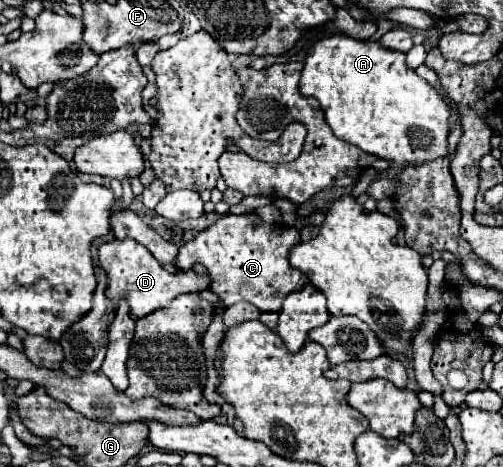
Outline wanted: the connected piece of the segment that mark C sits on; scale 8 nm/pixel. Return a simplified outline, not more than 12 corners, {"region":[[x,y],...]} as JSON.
{"region":[[227,214],[179,248],[223,306],[279,312],[297,228]]}

